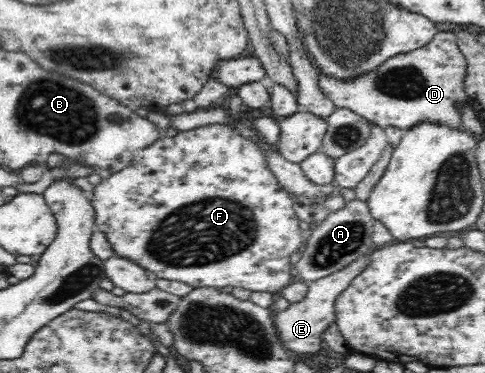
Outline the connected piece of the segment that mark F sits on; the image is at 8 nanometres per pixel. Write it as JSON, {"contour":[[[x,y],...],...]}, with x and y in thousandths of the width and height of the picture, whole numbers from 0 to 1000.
{"contour":[[[431,332],[410,338],[386,354],[367,354],[357,370],[330,365],[315,386],[278,405],[266,445],[239,464],[229,464],[221,477],[194,499],[186,544],[192,550],[196,617],[212,622],[227,649],[235,684],[278,702],[278,710],[309,727],[324,748],[369,753],[402,772],[427,769],[456,775],[466,767],[501,772],[520,783],[553,783],[575,791],[584,772],[602,759],[600,684],[625,668],[627,643],[621,635],[616,587],[604,563],[604,534],[594,509],[588,509],[573,477],[555,456],[548,418],[540,402],[505,370],[487,349],[466,332]]]}

